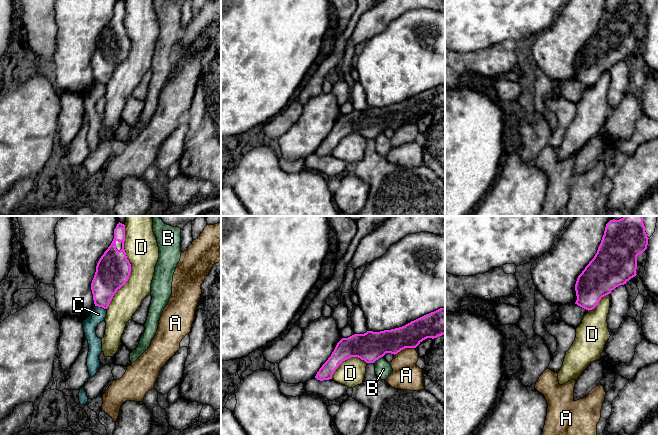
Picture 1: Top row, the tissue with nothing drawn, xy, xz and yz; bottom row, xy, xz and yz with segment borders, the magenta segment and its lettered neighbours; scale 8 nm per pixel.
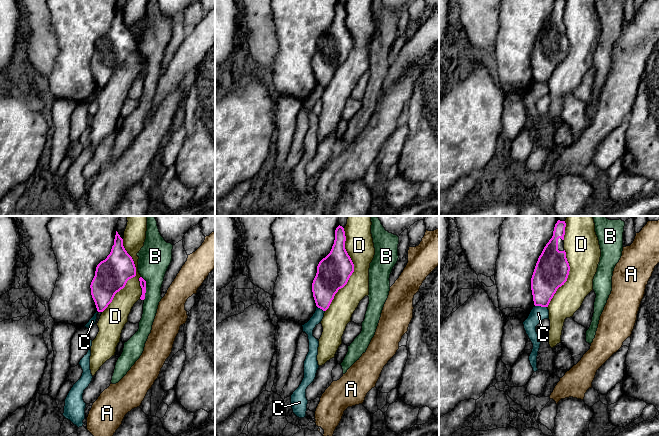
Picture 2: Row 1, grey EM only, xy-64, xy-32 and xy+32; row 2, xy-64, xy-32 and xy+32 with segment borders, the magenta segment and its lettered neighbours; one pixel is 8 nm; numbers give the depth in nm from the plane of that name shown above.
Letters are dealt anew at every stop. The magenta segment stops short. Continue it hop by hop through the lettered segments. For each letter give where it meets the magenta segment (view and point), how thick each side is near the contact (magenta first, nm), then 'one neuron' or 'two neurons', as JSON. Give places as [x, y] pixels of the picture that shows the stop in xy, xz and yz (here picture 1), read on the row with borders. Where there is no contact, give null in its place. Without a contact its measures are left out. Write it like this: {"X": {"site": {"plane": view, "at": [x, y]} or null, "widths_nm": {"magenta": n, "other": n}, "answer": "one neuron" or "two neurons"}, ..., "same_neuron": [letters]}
{"A": {"site": {"plane": "xz", "at": [404, 348]}, "widths_nm": {"magenta": 220, "other": 220}, "answer": "two neurons"}, "B": {"site": {"plane": "xz", "at": [377, 359]}, "widths_nm": {"magenta": 240, "other": 140}, "answer": "two neurons"}, "C": {"site": {"plane": "xy", "at": [100, 306]}, "widths_nm": {"magenta": 240, "other": 120}, "answer": "two neurons"}, "D": {"site": {"plane": "xy", "at": [130, 267]}, "widths_nm": {"magenta": 280, "other": 260}, "answer": "two neurons"}, "same_neuron": []}

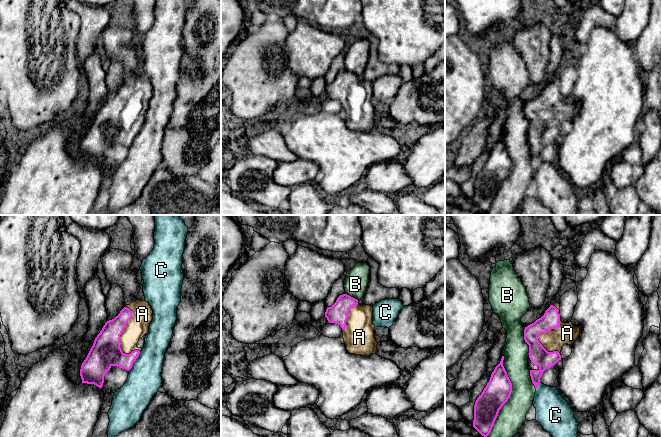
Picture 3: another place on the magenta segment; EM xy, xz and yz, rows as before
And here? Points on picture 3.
{"A": {"site": {"plane": "xy", "at": [122, 331]}, "widths_nm": {"magenta": 240, "other": 180}, "answer": "one neuron"}, "B": {"site": {"plane": "yz", "at": [509, 396]}, "widths_nm": {"magenta": 200, "other": 220}, "answer": "two neurons"}, "C": {"site": {"plane": "xy", "at": [134, 361]}, "widths_nm": {"magenta": 240, "other": 280}, "answer": "two neurons"}, "same_neuron": ["A"]}

